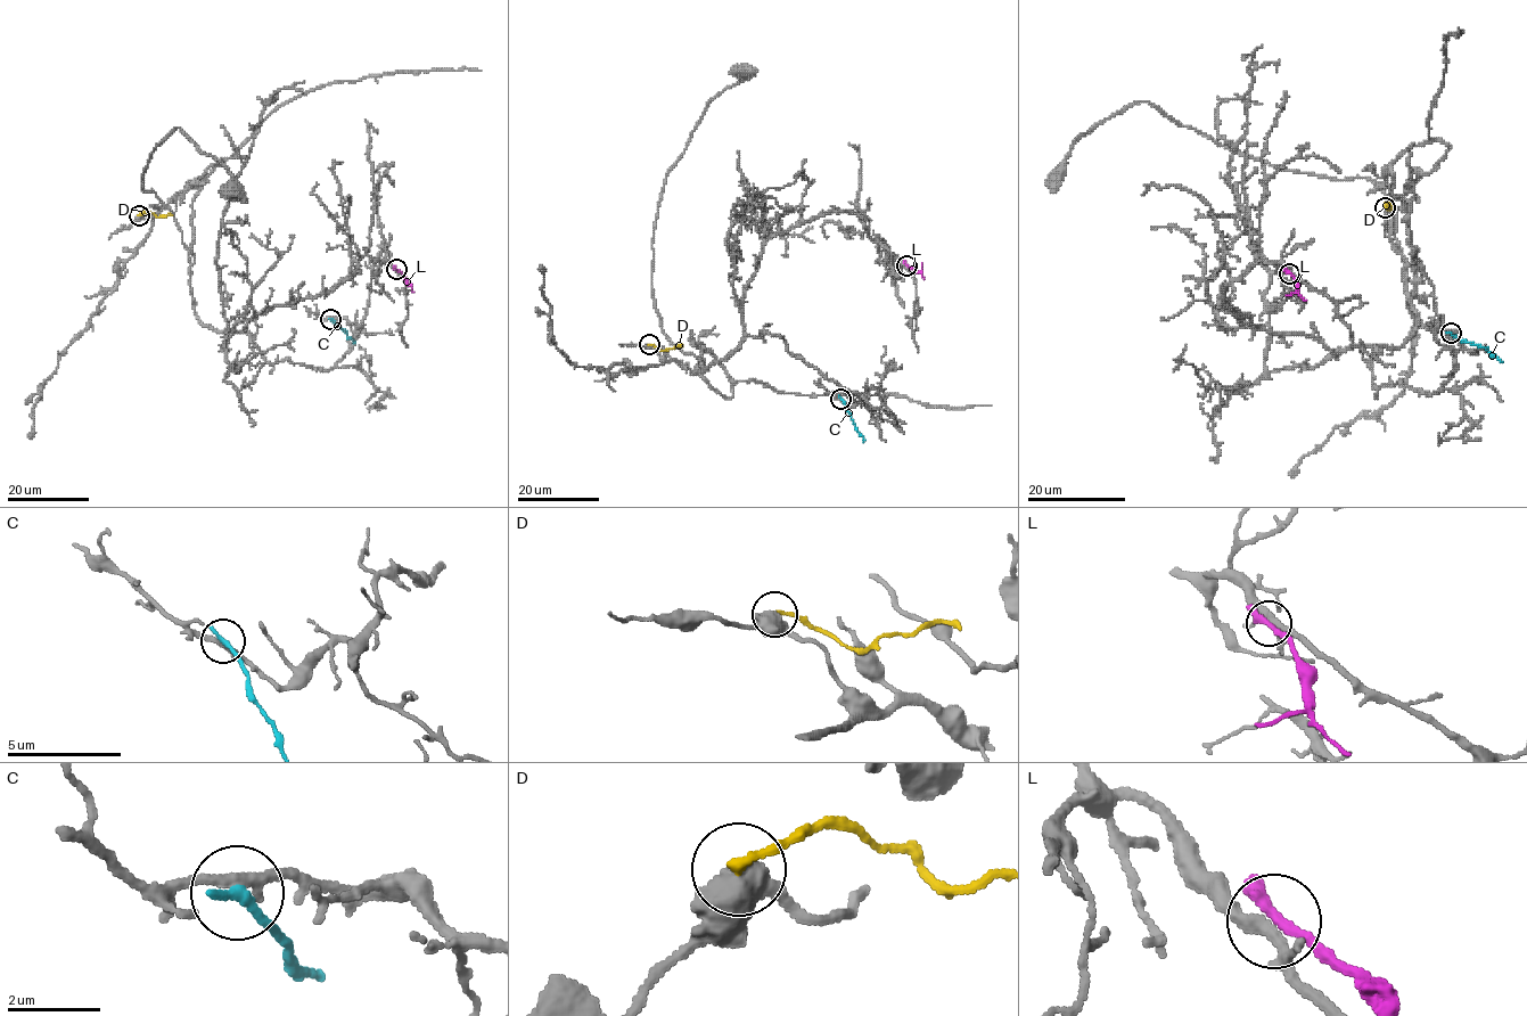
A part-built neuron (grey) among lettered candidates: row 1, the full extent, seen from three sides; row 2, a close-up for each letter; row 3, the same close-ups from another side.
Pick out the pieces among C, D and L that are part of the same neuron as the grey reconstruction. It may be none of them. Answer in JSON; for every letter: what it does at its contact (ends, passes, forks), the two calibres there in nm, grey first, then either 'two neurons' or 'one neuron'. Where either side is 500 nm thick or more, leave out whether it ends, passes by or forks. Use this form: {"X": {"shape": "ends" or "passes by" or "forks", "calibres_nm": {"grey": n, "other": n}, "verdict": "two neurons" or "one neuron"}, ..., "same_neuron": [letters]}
{"C": {"shape": "ends", "calibres_nm": {"grey": 240, "other": 280}, "verdict": "two neurons"}, "D": {"calibres_nm": {"grey": 550, "other": 200}, "verdict": "two neurons"}, "L": {"shape": "passes by", "calibres_nm": {"grey": 240, "other": 240}, "verdict": "two neurons"}, "same_neuron": []}

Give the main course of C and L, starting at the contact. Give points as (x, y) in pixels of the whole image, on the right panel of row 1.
C: (1450, 333), (1484, 346), (1502, 362)
L: (1289, 272), (1306, 301)

